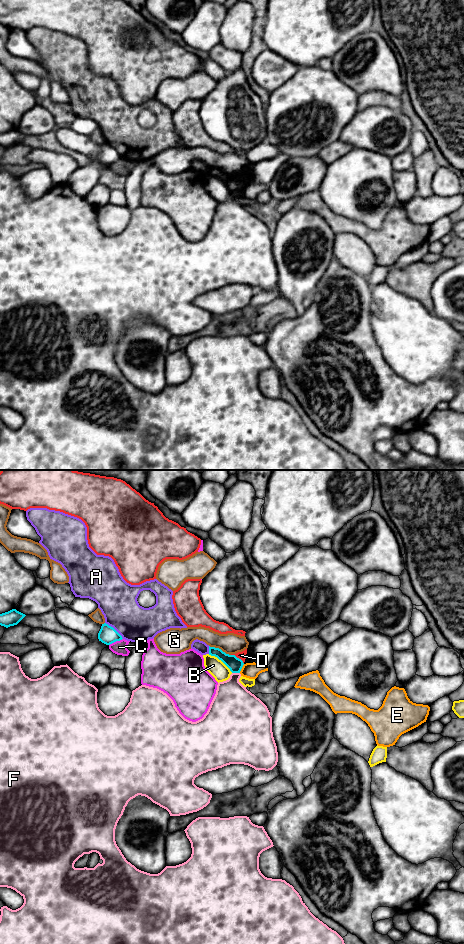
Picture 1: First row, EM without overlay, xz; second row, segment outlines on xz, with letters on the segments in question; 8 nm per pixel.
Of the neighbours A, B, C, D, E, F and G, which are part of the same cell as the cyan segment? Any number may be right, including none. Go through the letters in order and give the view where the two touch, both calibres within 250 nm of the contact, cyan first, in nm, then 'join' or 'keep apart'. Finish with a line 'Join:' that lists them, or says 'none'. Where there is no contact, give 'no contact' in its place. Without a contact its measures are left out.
A: meets cyan in xz; 140 nm thick on the cyan side, 320 nm on the other; keep apart
B: meets cyan in xz; 120 nm thick on the cyan side, 140 nm on the other; keep apart
C: meets cyan in xz; 140 nm thick on the cyan side, 110 nm on the other; keep apart
D: meets cyan in xz; 120 nm thick on the cyan side, 60 nm on the other; keep apart
E: meets cyan in xz; 120 nm thick on the cyan side, 130 nm on the other; keep apart
F: meets cyan in xz; 120 nm thick on the cyan side, 320 nm on the other; keep apart
G: meets cyan in xz; 120 nm thick on the cyan side, 170 nm on the other; keep apart
Join: none

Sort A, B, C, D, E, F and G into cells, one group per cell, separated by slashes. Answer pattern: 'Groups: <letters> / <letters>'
Groups: A / B / C / D / E / F / G

